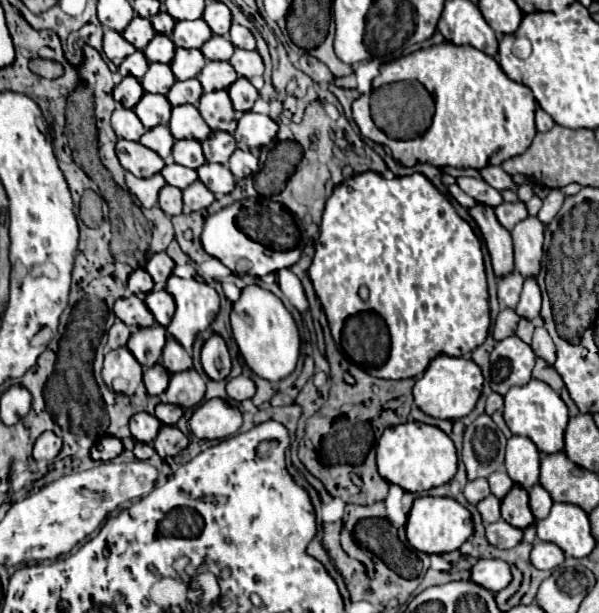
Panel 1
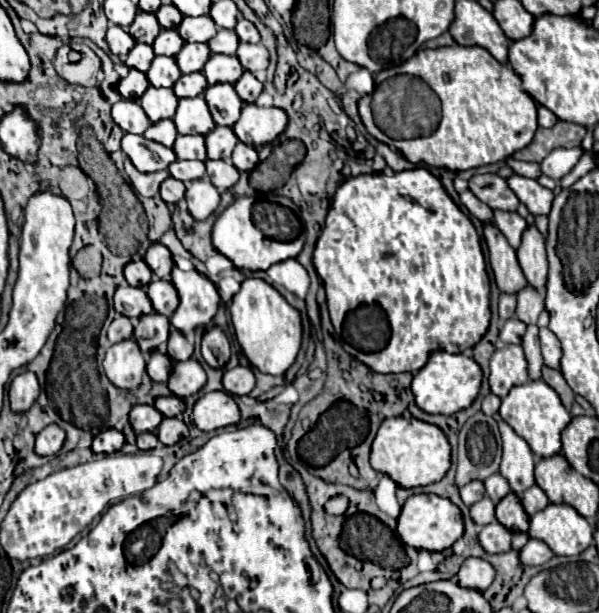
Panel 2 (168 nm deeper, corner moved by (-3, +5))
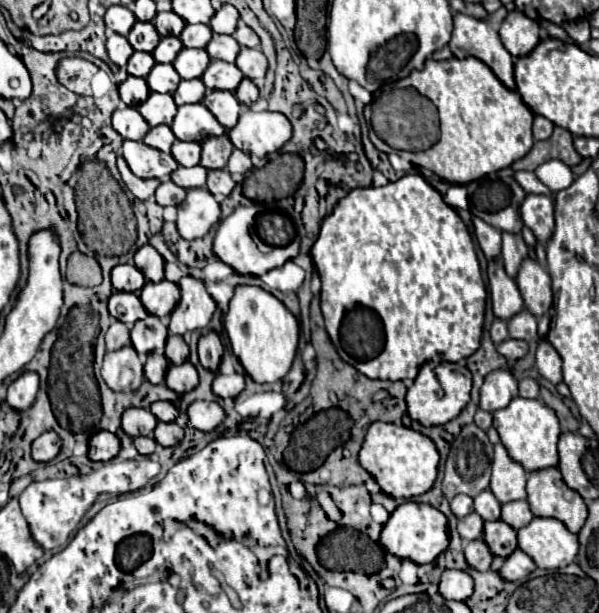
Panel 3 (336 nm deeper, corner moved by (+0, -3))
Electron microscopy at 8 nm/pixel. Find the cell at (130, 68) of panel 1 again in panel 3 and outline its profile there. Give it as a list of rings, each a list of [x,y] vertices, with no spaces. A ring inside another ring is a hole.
[[[135,52],[135,54],[129,58],[129,62],[127,62],[127,72],[129,72],[131,76],[145,78],[145,76],[151,72],[153,64],[155,64],[155,60],[153,60],[151,54],[139,54],[139,52]]]

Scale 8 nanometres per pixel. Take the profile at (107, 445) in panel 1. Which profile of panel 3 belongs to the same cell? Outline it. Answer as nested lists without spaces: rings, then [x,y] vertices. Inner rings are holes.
[[[97,432],[89,440],[89,458],[93,462],[113,460],[119,454],[119,438],[111,432]]]

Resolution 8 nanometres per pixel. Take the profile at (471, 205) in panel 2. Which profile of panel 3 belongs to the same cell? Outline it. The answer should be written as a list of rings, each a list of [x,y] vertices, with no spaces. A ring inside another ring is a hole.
[[[473,218],[473,228],[475,228],[475,236],[477,236],[479,246],[485,252],[485,256],[487,258],[499,256],[499,250],[501,250],[501,232],[497,228],[493,228],[491,224],[483,222],[481,218]]]

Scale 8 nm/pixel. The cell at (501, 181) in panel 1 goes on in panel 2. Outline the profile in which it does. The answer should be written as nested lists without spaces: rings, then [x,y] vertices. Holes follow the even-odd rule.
[[[518,174],[508,178],[508,186],[516,192],[518,200],[528,208],[528,212],[532,216],[538,216],[538,214],[548,216],[550,214],[552,200],[554,200],[552,190],[540,186],[532,178],[524,178],[524,176],[518,176]]]

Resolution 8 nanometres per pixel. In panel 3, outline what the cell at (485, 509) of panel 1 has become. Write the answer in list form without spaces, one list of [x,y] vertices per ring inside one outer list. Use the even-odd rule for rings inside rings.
[[[471,512],[471,514],[467,514],[465,518],[459,520],[457,530],[459,530],[459,534],[461,534],[463,540],[481,538],[483,536],[483,518],[479,518],[479,514]]]

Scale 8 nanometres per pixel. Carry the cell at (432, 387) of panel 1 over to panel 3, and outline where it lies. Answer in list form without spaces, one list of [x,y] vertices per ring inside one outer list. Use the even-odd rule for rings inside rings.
[[[425,362],[413,386],[407,390],[407,412],[413,420],[421,422],[423,426],[441,426],[461,414],[461,410],[469,402],[469,394],[471,372],[465,366],[451,362]]]

